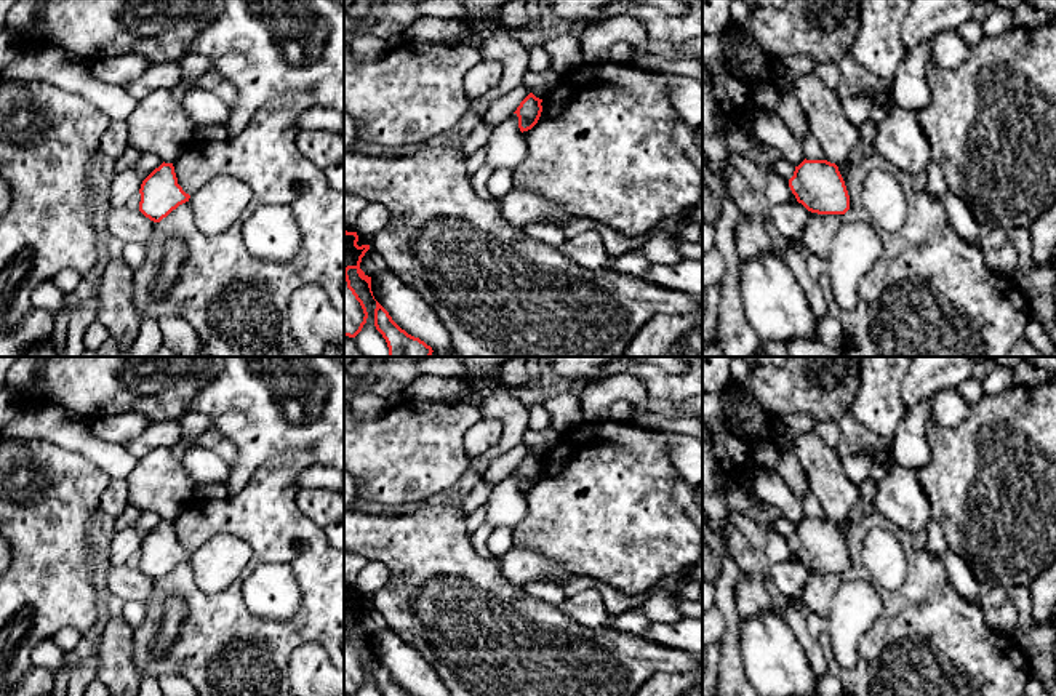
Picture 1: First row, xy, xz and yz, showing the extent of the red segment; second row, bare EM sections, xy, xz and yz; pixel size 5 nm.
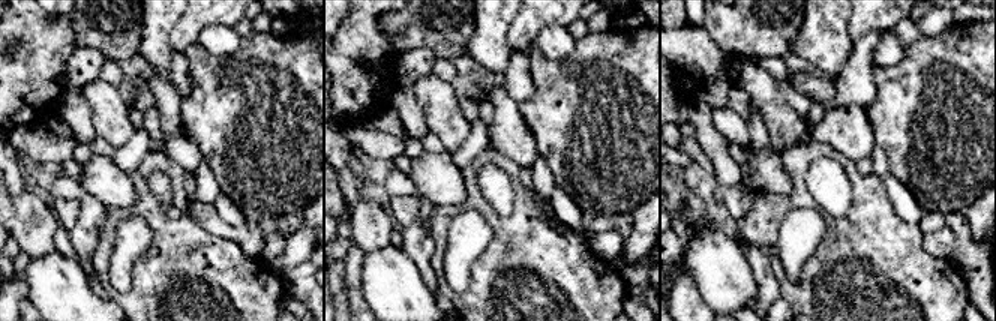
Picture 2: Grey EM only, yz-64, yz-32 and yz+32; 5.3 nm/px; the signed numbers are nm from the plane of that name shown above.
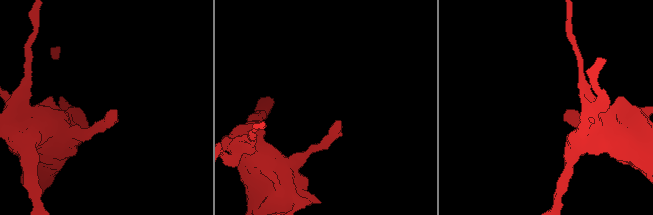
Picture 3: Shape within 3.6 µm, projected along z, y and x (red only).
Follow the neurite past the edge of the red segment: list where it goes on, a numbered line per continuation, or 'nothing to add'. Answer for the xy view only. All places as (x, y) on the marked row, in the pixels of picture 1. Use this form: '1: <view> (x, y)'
nothing to add

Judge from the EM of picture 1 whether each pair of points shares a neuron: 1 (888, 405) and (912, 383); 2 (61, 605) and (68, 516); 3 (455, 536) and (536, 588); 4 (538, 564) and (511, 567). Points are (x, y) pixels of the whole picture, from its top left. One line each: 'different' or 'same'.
1: different
2: same
3: different
4: same

